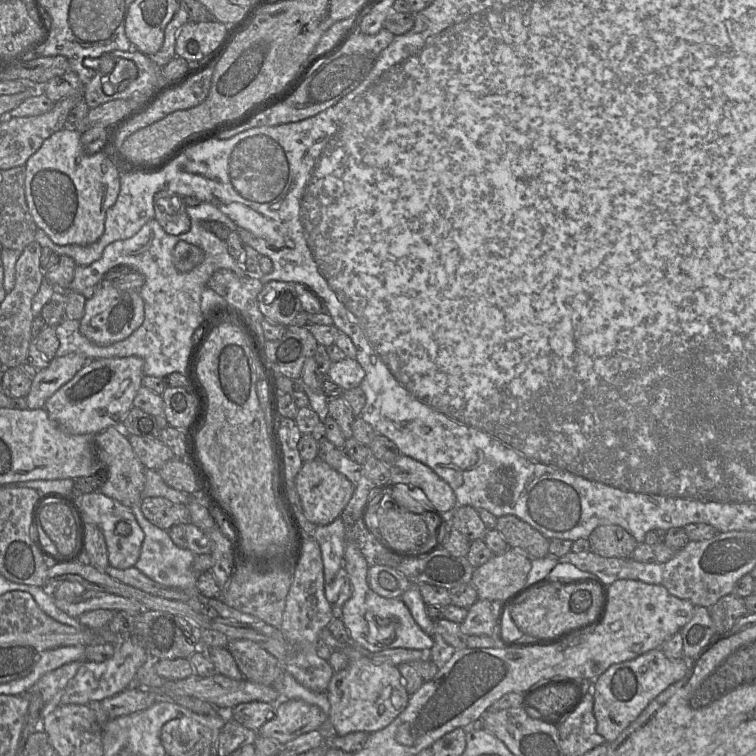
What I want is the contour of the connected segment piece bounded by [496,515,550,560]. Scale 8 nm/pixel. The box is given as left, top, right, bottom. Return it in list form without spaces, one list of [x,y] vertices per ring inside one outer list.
[[[514,515],[498,517],[496,529],[510,548],[523,552],[531,560],[549,554],[549,539]]]

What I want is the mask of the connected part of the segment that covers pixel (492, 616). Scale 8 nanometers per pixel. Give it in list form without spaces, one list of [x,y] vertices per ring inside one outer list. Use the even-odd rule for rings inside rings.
[[[478,599],[467,609],[467,616],[460,624],[461,631],[467,635],[496,635],[496,620],[499,602],[487,599]]]

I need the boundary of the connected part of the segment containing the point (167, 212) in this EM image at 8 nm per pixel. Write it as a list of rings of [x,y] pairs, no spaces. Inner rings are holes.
[[[158,192],[154,195],[154,219],[167,234],[180,235],[190,230],[191,220],[186,213],[186,204],[183,197]]]

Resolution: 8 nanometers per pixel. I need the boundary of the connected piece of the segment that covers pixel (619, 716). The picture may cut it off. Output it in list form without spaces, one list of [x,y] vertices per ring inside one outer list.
[[[657,648],[634,659],[611,665],[592,683],[597,733],[605,738],[606,743],[615,741],[654,698],[686,675],[690,661],[693,662],[693,659],[669,659],[661,648]]]

